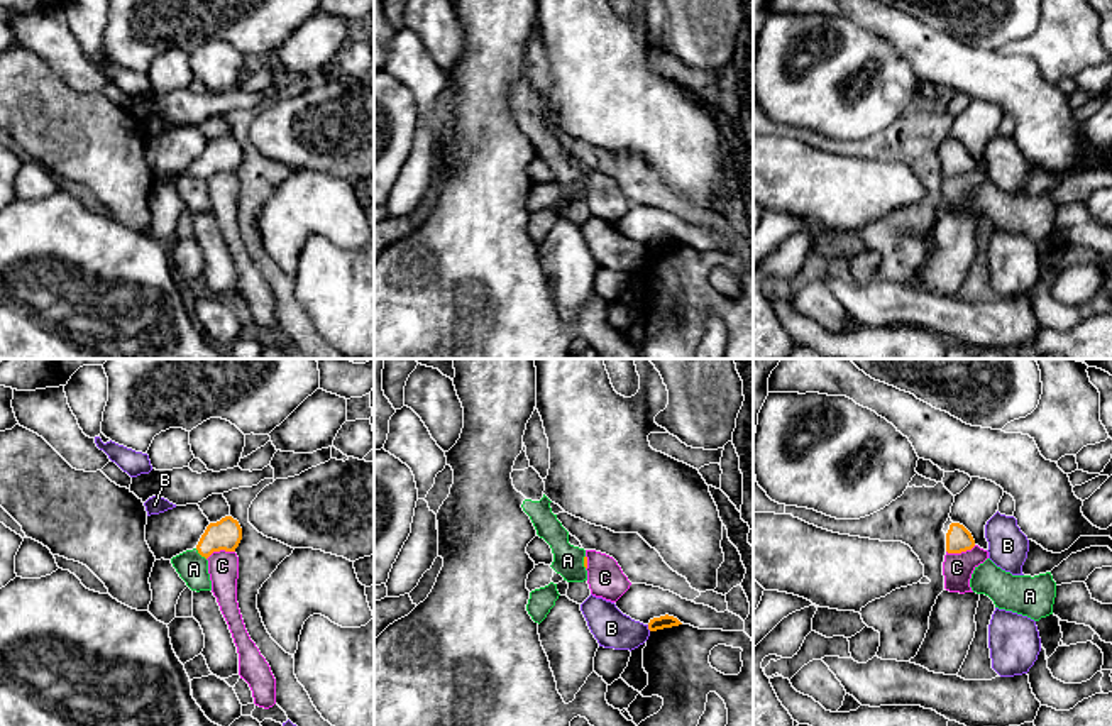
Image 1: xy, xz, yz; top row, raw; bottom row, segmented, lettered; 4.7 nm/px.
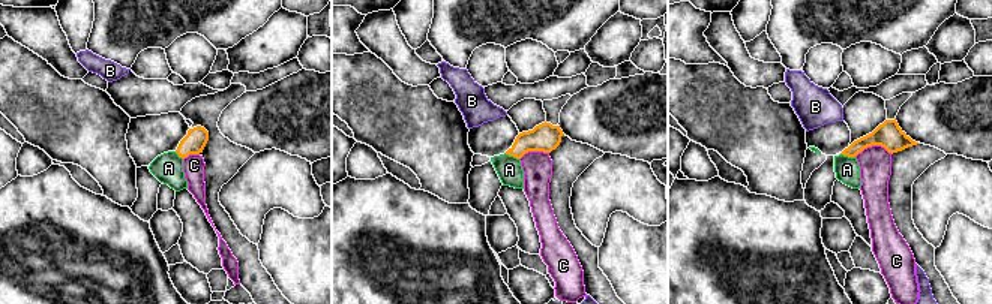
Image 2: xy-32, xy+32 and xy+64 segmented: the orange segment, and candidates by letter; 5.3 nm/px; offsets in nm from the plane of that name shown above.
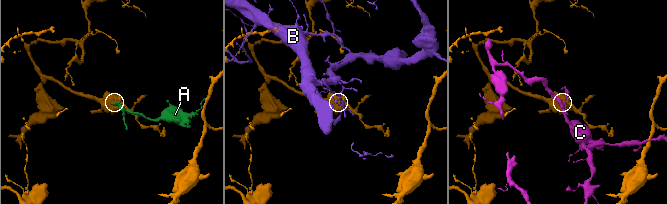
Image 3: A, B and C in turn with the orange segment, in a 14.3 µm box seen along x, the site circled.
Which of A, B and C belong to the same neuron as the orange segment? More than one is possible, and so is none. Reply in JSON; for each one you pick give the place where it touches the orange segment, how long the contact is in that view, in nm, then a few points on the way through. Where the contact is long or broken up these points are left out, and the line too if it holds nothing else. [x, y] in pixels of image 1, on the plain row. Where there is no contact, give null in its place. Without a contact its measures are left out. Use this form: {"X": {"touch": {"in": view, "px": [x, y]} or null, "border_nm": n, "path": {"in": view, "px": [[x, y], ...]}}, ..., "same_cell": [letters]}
{"same_cell": []}

